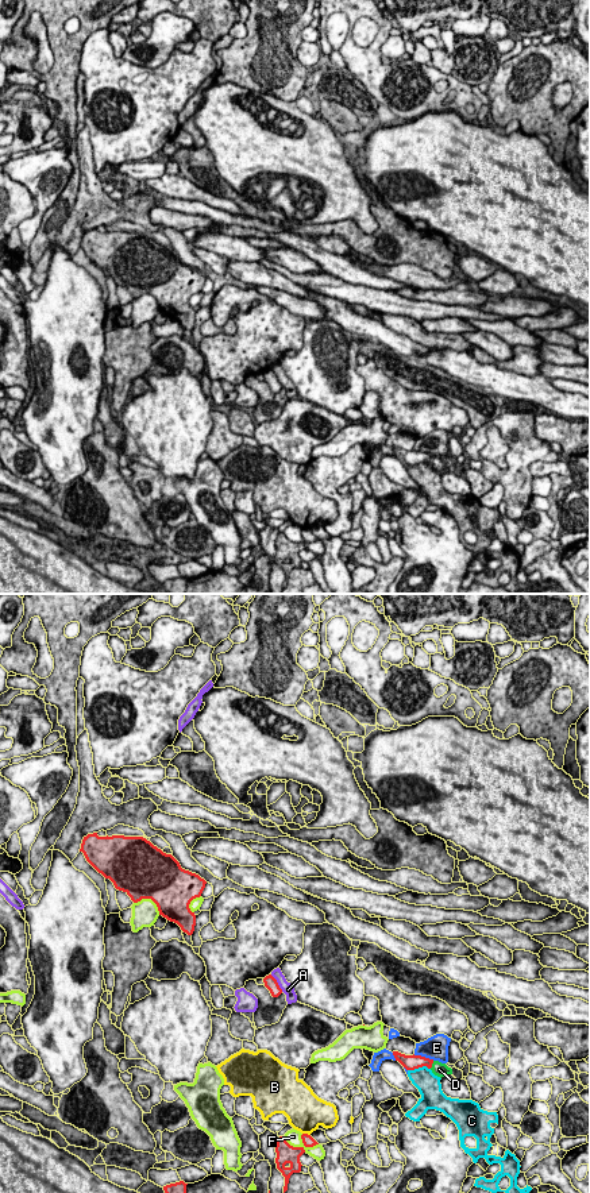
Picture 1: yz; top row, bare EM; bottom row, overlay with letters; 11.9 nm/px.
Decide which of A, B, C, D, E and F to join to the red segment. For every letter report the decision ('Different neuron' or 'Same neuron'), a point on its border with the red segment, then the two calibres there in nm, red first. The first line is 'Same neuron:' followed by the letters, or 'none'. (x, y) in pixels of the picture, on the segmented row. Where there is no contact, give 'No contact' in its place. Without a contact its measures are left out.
Same neuron: D
A: Different neuron. Touches red at yz (277, 983). Thickness 160 nm (red) against 140 nm
B: Different neuron. Touches red at yz (307, 1134). Thickness 140 nm (red) against 440 nm
C: Different neuron. Touches red at yz (419, 1066). Thickness 190 nm (red) against 280 nm
D: Same neuron. Touches red at yz (431, 1065). Thickness 190 nm (red) against 170 nm
E: Different neuron. Touches red at yz (424, 1057). Thickness 190 nm (red) against 280 nm
F: Different neuron. Touches red at yz (300, 1147). Thickness 220 nm (red) against 190 nm

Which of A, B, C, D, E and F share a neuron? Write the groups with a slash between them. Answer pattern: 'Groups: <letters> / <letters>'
Groups: A / B / C E / D / F

